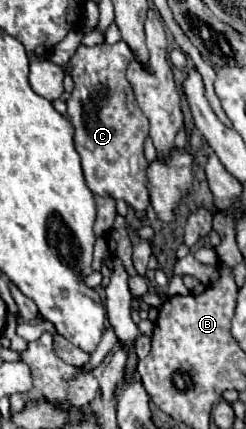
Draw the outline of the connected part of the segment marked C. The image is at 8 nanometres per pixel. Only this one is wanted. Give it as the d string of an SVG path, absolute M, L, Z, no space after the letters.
M121 39L115 45L79 45L77 53L65 65L73 77L75 89L67 101L67 119L75 127L75 149L81 155L85 183L95 195L127 201L137 215L143 215L149 205L147 161L143 145L149 135L149 121L137 107L133 89L125 79L127 65L133 61L133 51Z

